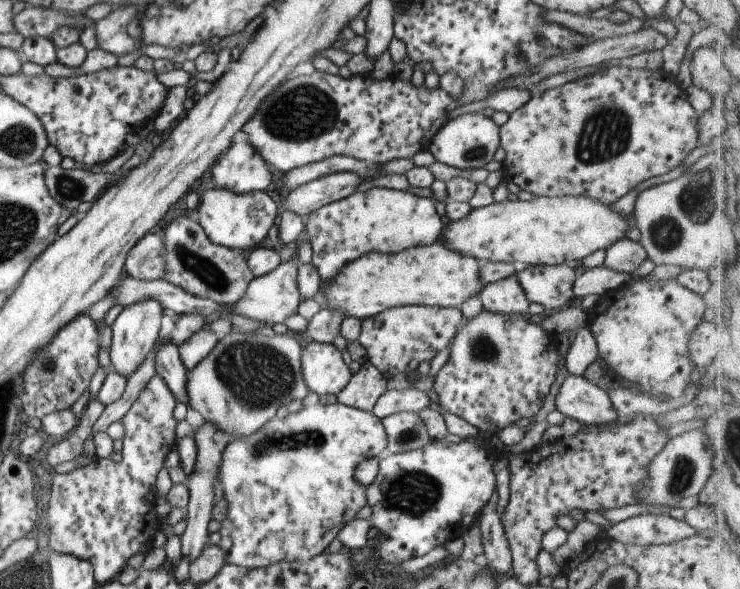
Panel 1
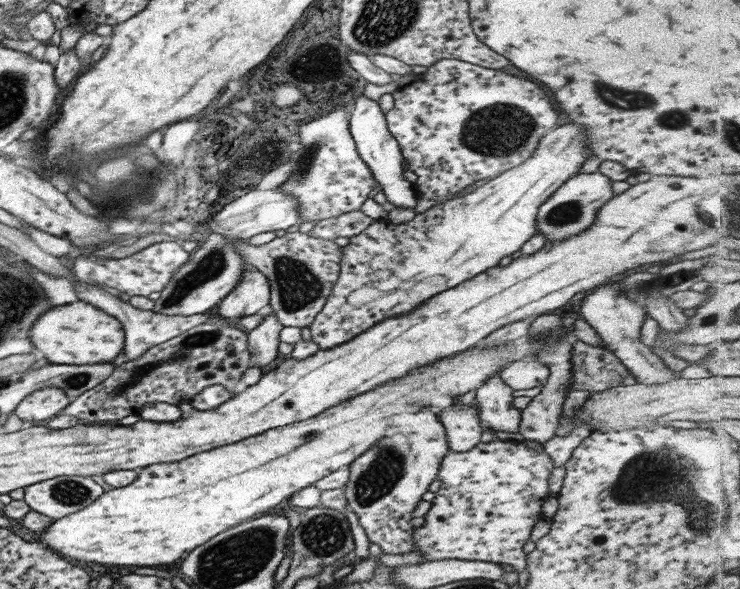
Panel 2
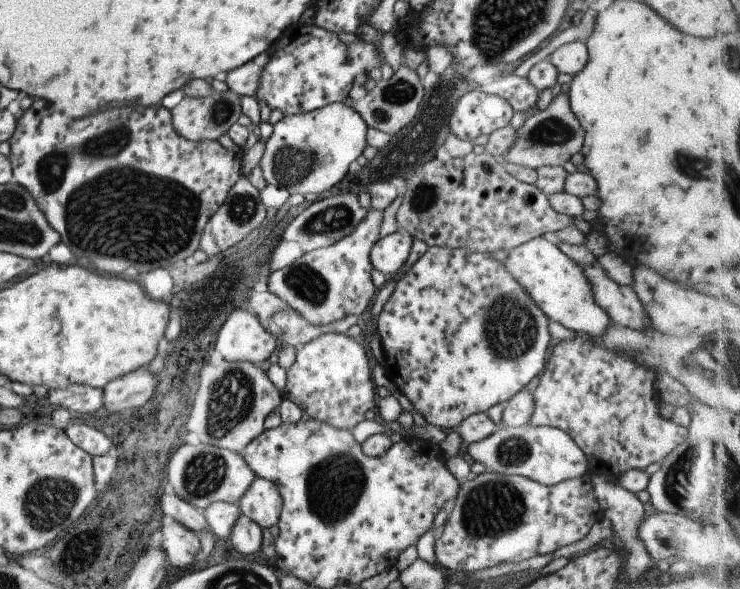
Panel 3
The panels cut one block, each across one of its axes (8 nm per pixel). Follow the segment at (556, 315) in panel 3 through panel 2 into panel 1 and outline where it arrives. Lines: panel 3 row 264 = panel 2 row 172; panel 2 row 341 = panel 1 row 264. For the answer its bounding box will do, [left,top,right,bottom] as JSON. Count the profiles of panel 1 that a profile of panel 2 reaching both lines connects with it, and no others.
[303,187,444,284]

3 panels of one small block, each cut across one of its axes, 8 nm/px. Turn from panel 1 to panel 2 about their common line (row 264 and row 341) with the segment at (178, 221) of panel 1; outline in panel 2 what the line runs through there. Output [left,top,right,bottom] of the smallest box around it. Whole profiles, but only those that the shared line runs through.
[61,319,249,423]

